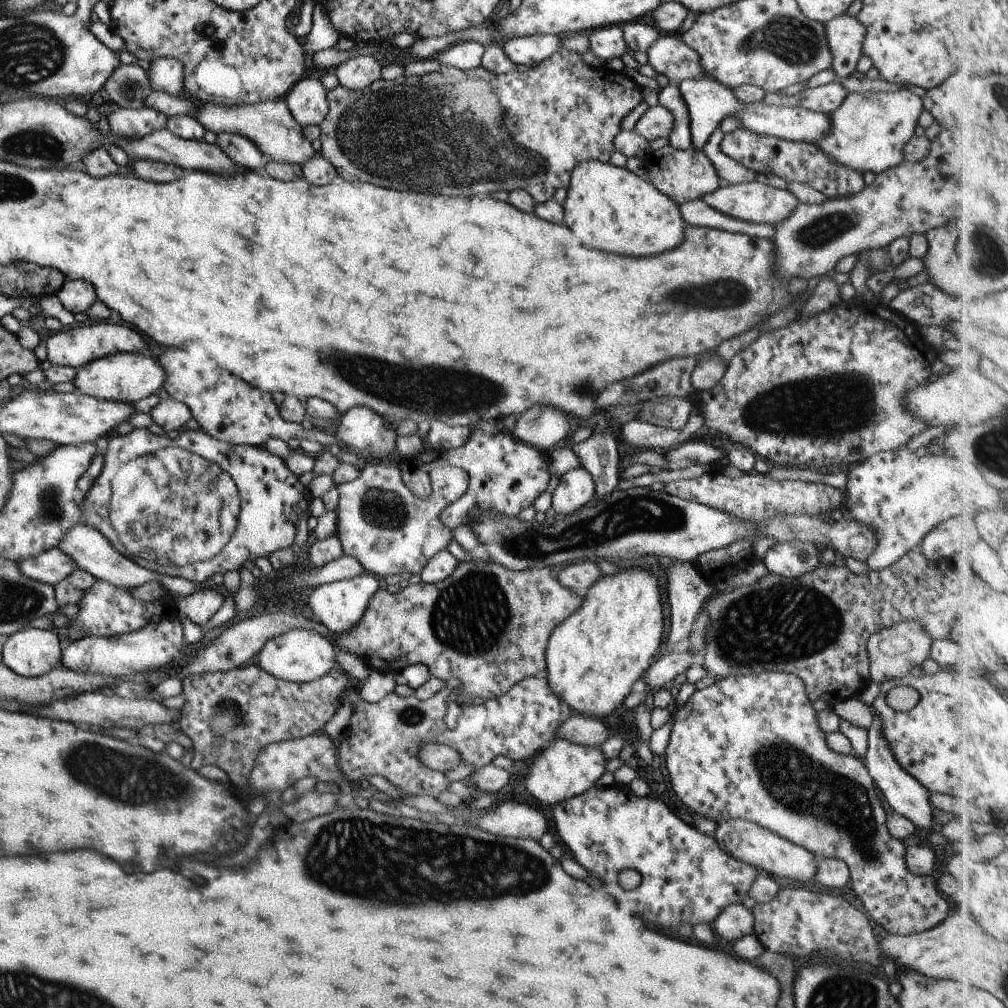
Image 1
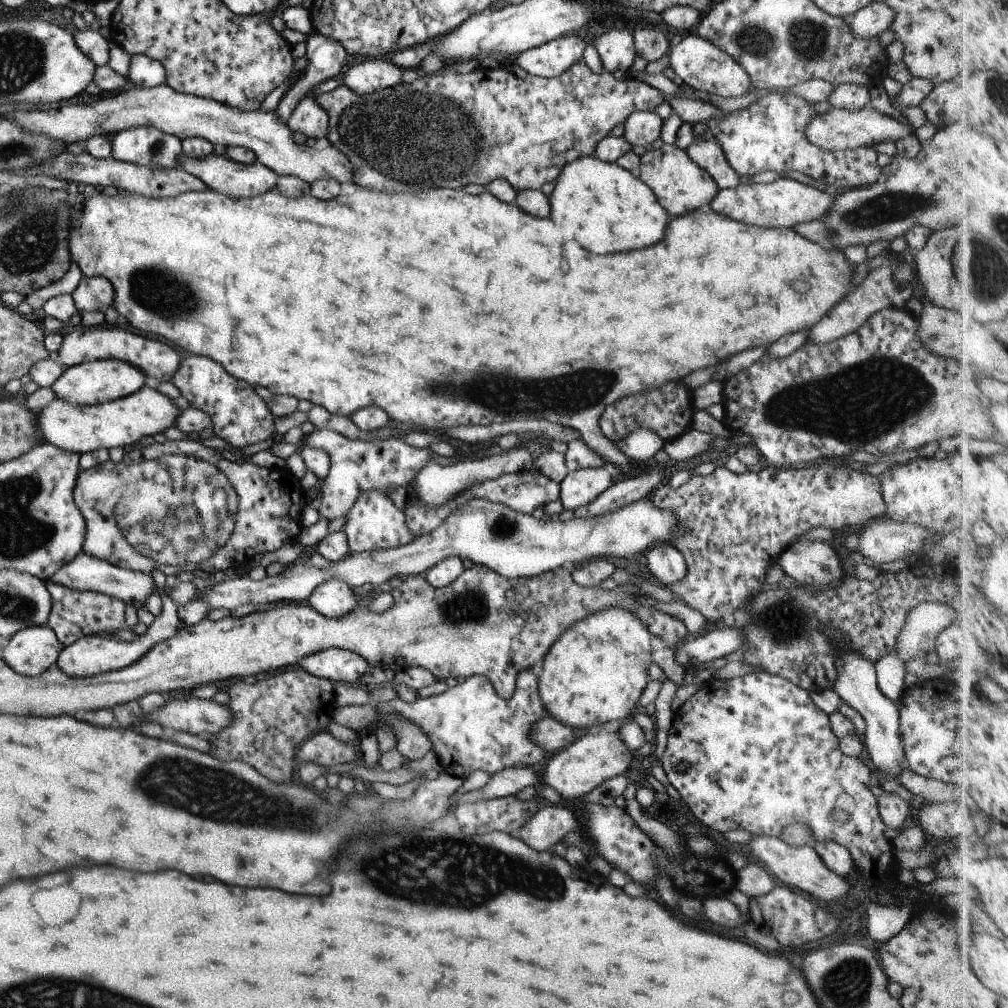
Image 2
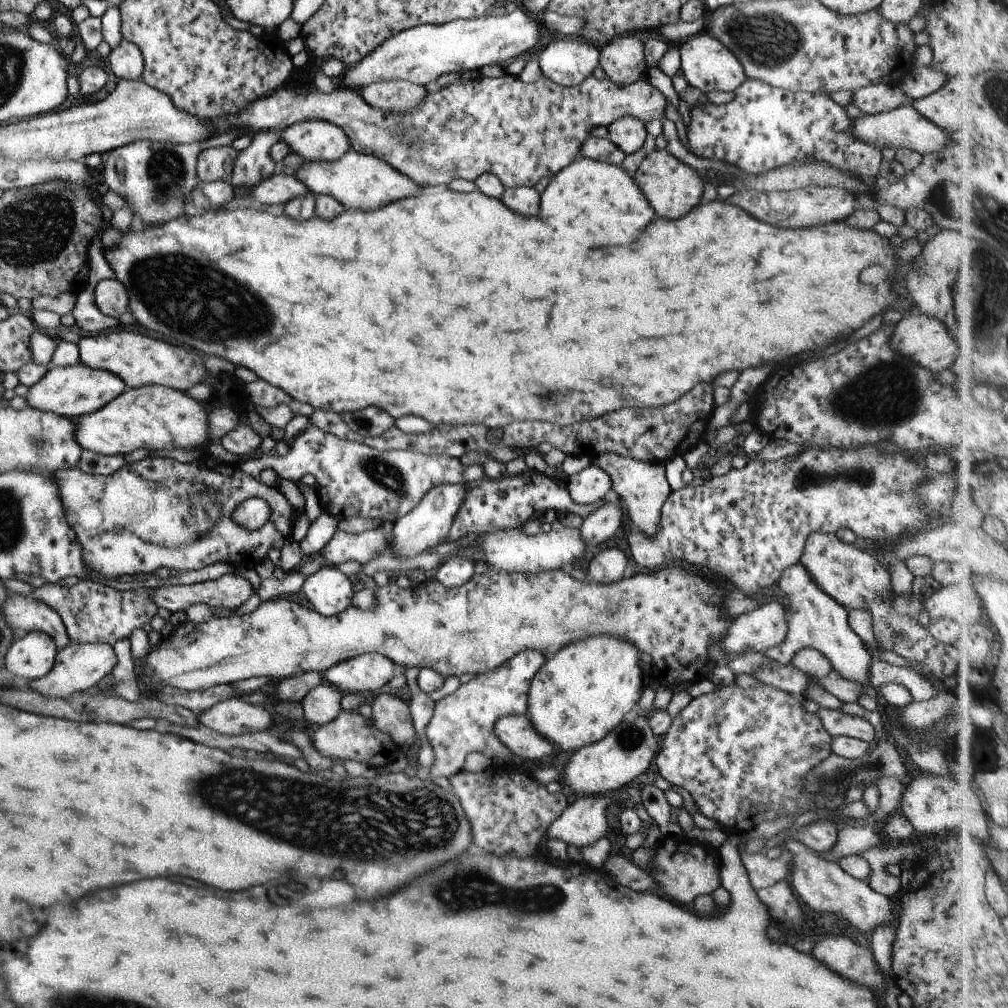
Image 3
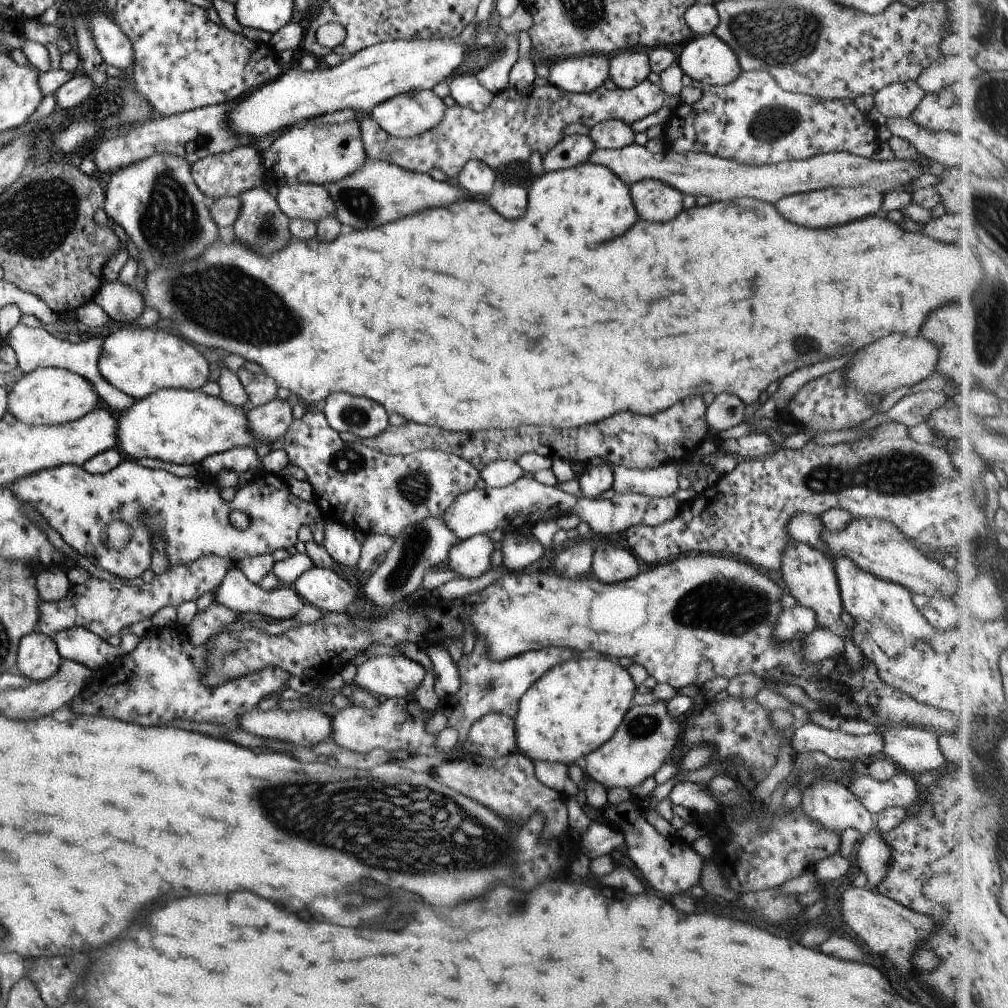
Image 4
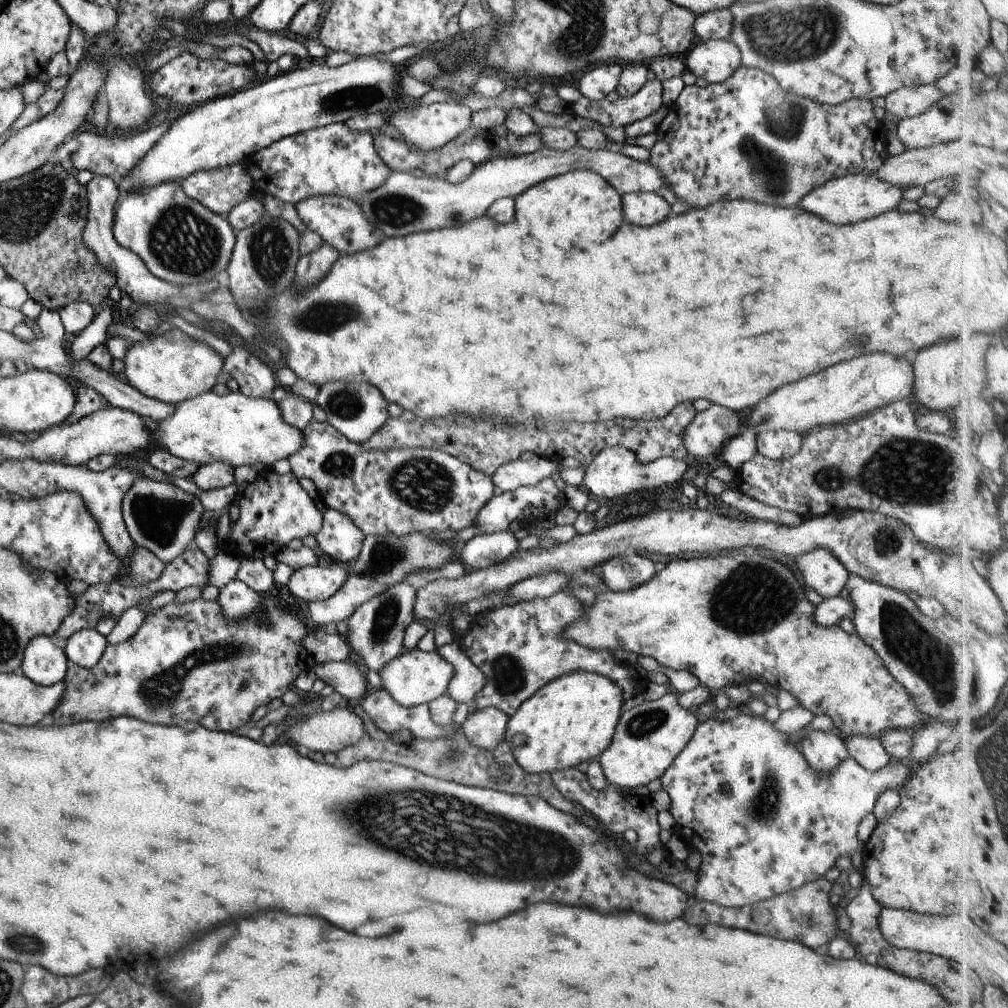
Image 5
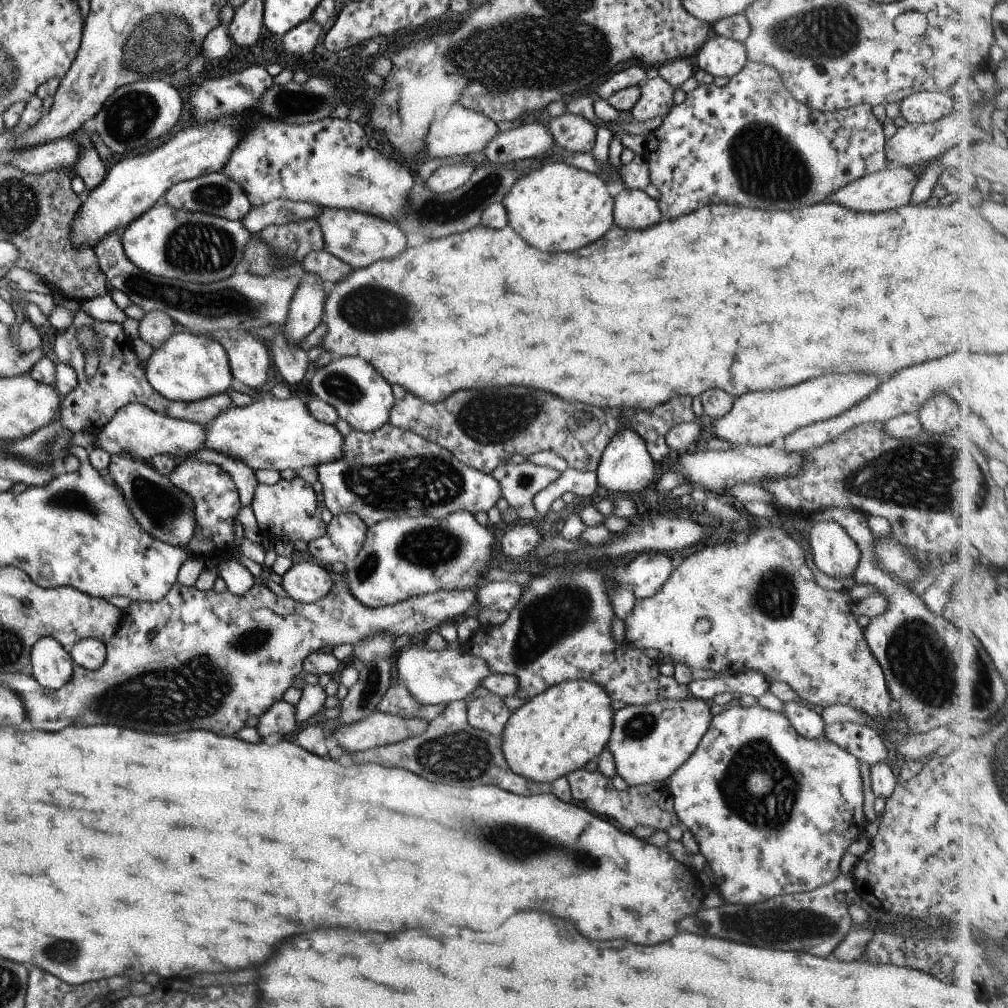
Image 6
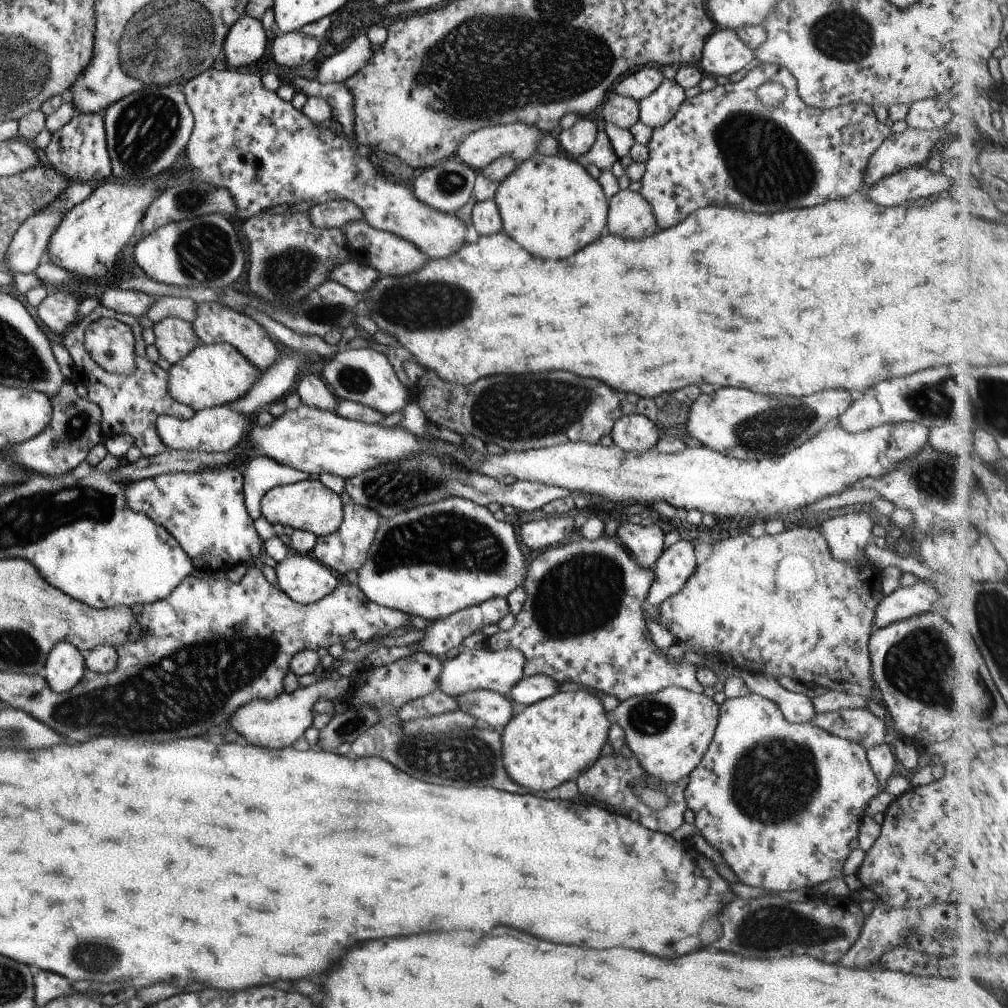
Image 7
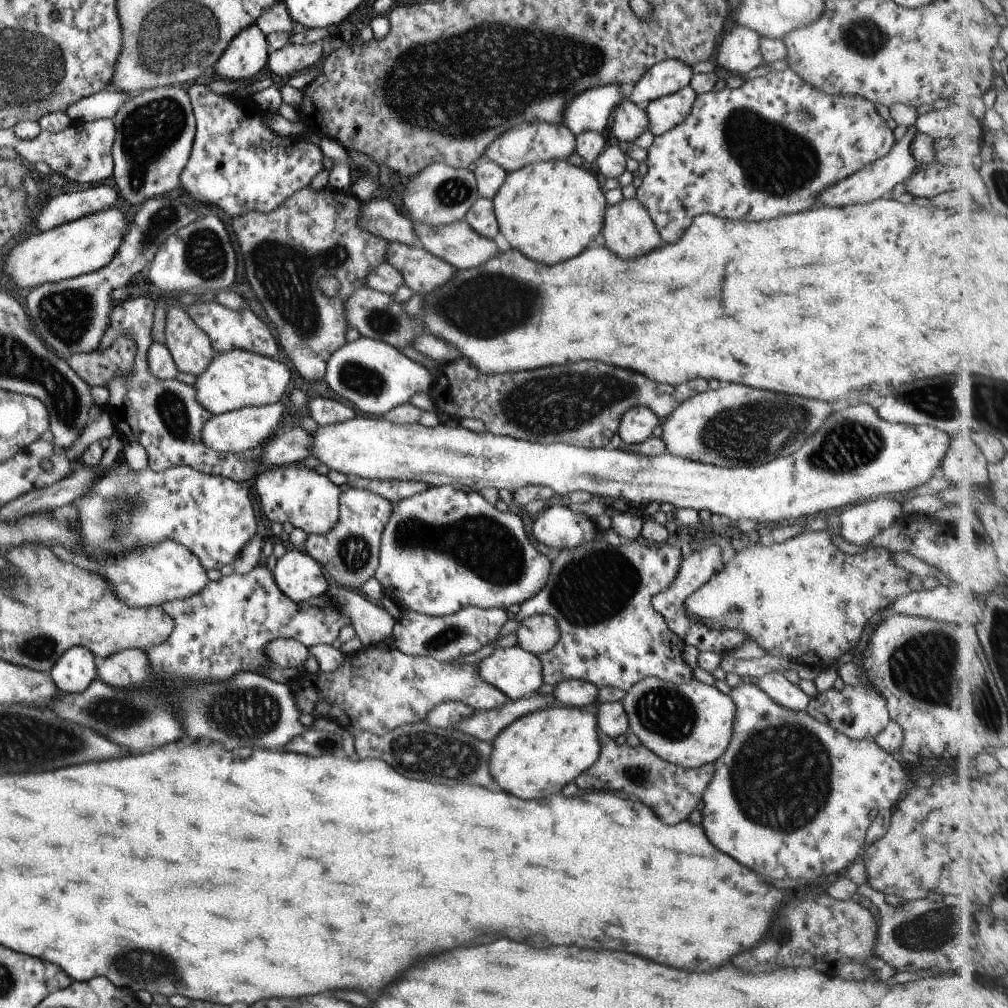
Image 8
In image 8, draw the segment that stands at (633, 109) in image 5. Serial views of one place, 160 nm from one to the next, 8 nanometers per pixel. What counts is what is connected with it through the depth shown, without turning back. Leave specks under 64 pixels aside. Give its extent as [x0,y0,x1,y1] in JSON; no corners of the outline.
[644,86,696,136]

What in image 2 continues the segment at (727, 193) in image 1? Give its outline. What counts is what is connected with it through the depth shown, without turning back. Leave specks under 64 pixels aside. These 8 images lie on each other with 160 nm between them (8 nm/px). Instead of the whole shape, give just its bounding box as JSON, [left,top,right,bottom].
[706,176,834,229]

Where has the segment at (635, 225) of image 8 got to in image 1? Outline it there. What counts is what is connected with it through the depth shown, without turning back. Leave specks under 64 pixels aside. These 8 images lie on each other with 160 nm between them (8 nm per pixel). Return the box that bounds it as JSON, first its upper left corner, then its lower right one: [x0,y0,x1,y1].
[643,144,720,206]

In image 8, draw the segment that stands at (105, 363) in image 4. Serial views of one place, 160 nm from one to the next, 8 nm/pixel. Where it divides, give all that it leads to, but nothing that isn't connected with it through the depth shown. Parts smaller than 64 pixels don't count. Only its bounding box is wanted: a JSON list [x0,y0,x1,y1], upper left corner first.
[196,349,291,415]

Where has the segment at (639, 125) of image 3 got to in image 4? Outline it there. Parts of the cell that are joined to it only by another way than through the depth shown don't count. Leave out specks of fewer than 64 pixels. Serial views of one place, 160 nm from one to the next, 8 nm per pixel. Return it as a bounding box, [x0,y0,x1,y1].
[587,119,634,150]

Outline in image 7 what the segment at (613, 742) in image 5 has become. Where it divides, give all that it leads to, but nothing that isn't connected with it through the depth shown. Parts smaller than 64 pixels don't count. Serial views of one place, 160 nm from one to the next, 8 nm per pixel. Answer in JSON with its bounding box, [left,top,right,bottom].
[609,685,720,783]

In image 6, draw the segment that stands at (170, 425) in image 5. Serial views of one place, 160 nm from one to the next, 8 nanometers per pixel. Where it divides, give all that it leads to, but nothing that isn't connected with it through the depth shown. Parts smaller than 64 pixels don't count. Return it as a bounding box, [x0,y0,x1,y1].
[204,396,344,470]

